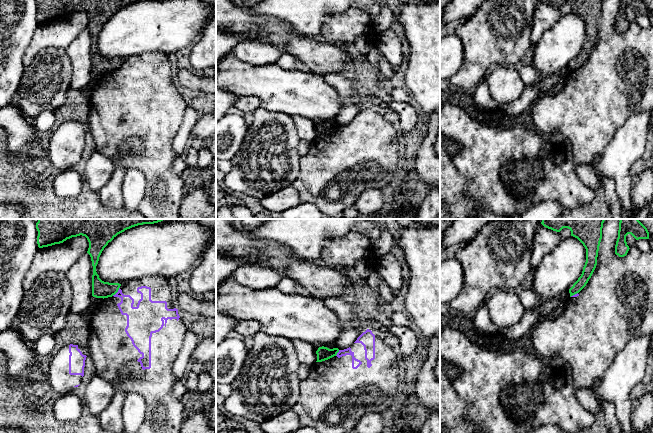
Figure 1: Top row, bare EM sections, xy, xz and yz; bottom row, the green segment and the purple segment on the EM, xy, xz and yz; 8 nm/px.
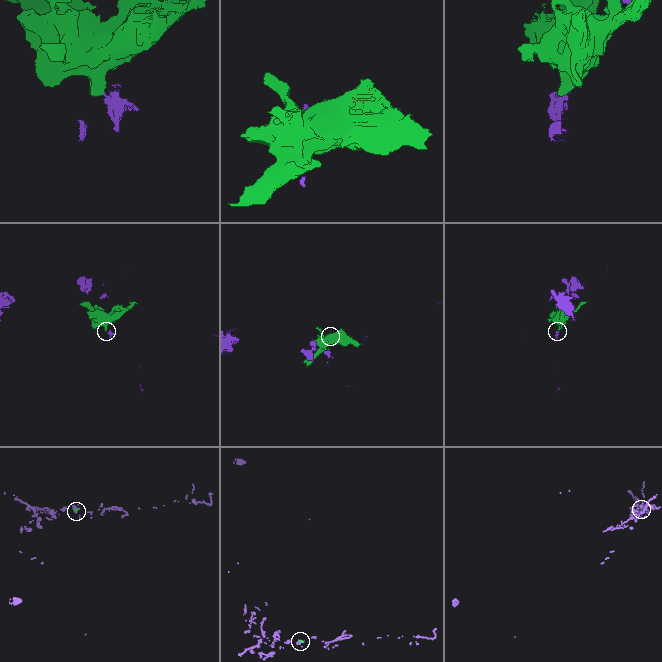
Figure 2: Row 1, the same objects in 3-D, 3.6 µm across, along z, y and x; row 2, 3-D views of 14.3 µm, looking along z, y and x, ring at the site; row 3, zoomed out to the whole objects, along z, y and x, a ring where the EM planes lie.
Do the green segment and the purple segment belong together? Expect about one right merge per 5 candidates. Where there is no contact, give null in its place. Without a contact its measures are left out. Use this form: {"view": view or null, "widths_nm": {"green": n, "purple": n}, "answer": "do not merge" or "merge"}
{"view": "xy", "widths_nm": {"green": 140, "purple": 160}, "answer": "do not merge"}

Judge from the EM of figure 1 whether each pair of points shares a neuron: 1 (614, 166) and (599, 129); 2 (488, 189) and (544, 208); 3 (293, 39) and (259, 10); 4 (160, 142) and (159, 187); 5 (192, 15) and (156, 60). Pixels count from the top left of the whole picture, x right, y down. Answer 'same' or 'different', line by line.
1: different
2: different
3: different
4: same
5: different

